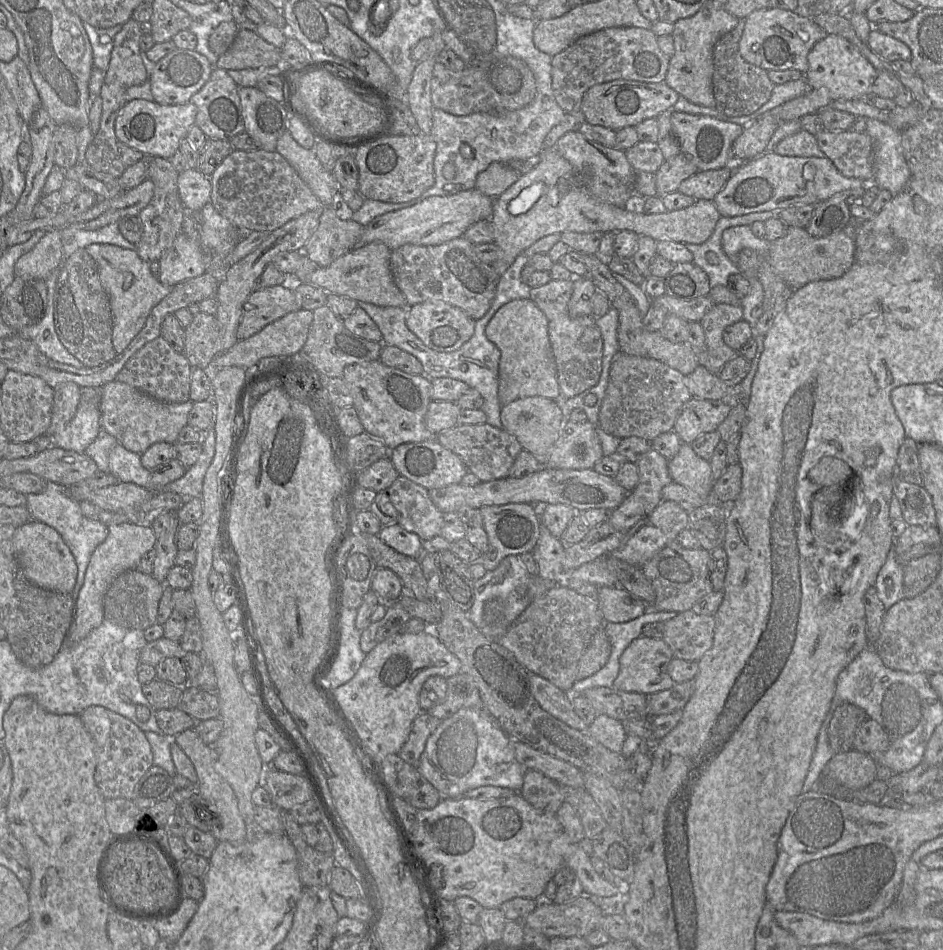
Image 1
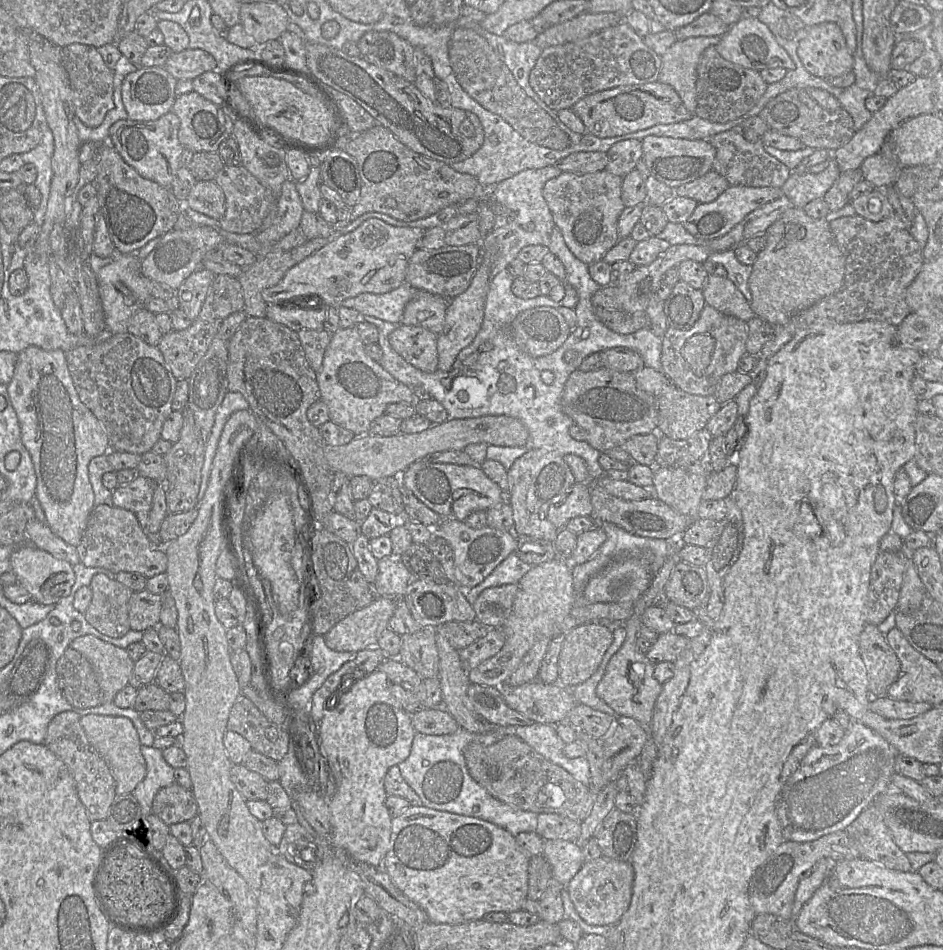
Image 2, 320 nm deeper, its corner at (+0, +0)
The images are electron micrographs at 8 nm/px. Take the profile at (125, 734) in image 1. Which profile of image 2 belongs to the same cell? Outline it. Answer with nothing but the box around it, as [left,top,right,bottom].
[44,711,116,822]

